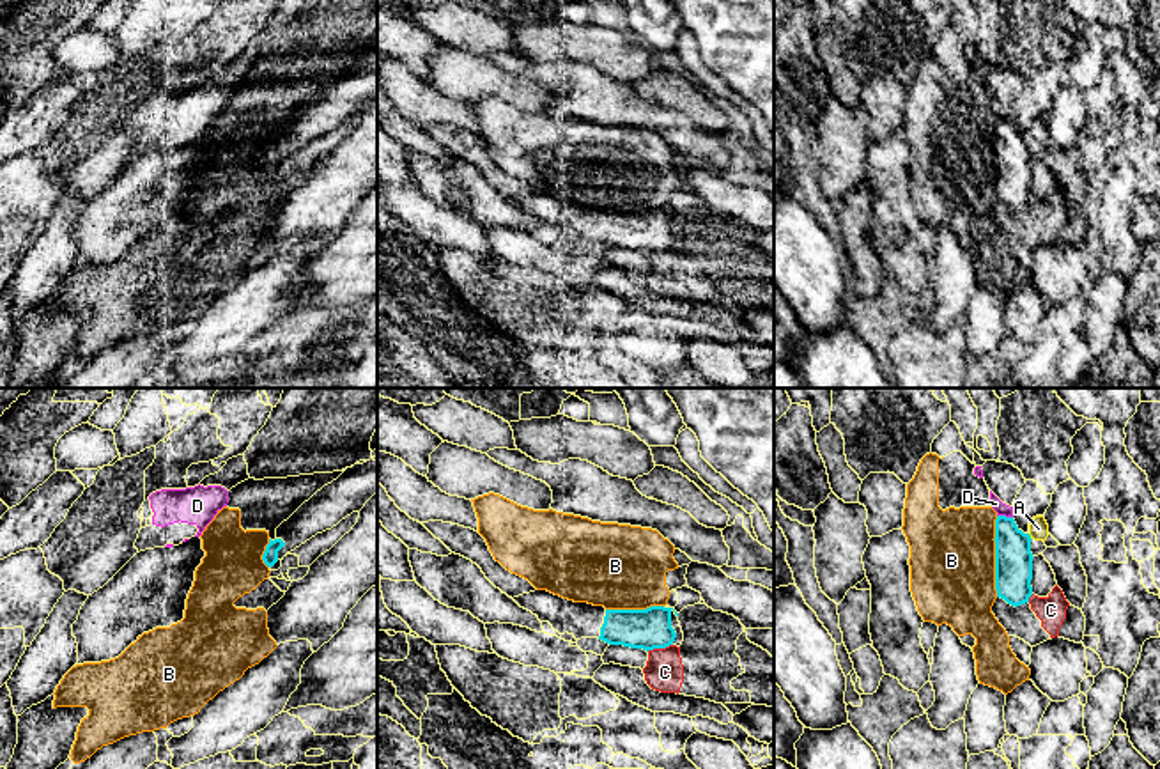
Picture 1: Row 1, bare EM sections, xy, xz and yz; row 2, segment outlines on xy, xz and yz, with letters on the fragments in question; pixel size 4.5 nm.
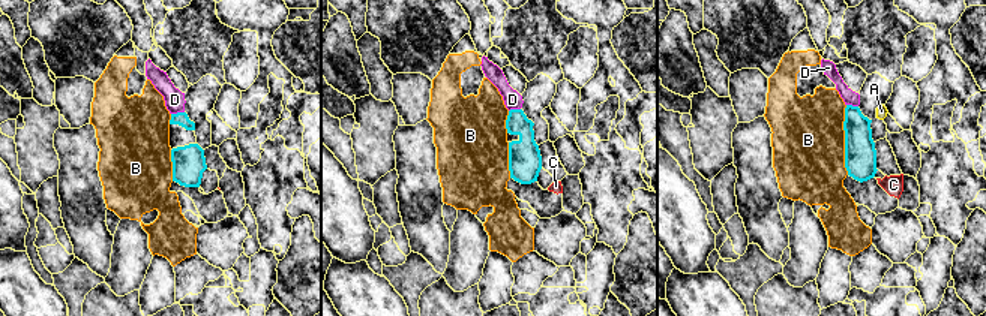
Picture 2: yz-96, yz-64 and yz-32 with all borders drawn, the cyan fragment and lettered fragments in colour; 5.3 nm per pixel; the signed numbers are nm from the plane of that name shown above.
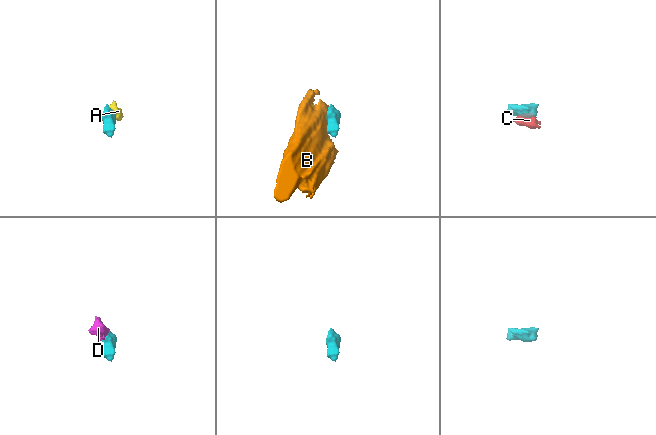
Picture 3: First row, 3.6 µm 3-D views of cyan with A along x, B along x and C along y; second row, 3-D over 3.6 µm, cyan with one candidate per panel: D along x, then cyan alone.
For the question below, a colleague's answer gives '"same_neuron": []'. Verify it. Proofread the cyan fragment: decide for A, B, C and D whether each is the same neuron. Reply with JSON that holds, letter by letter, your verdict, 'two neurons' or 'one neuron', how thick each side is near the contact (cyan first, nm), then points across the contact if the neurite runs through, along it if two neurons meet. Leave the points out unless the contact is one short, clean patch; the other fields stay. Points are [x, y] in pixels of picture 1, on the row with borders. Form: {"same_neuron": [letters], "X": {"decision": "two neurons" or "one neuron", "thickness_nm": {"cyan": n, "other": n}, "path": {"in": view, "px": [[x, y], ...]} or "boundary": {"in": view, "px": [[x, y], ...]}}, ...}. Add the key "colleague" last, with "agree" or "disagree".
{"same_neuron": [], "A": {"decision": "two neurons", "thickness_nm": {"cyan": 180, "other": 90}, "boundary": {"in": "yz", "px": [[1028, 534], [1031, 539]]}}, "B": {"decision": "two neurons", "thickness_nm": {"cyan": 180, "other": 380}}, "C": {"decision": "two neurons", "thickness_nm": {"cyan": 180, "other": 180}, "boundary": {"in": "xz", "px": [[672, 644], [647, 651]]}}, "D": {"decision": "two neurons", "thickness_nm": {"cyan": 180, "other": 60}, "boundary": {"in": "yz", "px": [[997, 514], [1012, 518]]}}, "colleague": "agree"}

